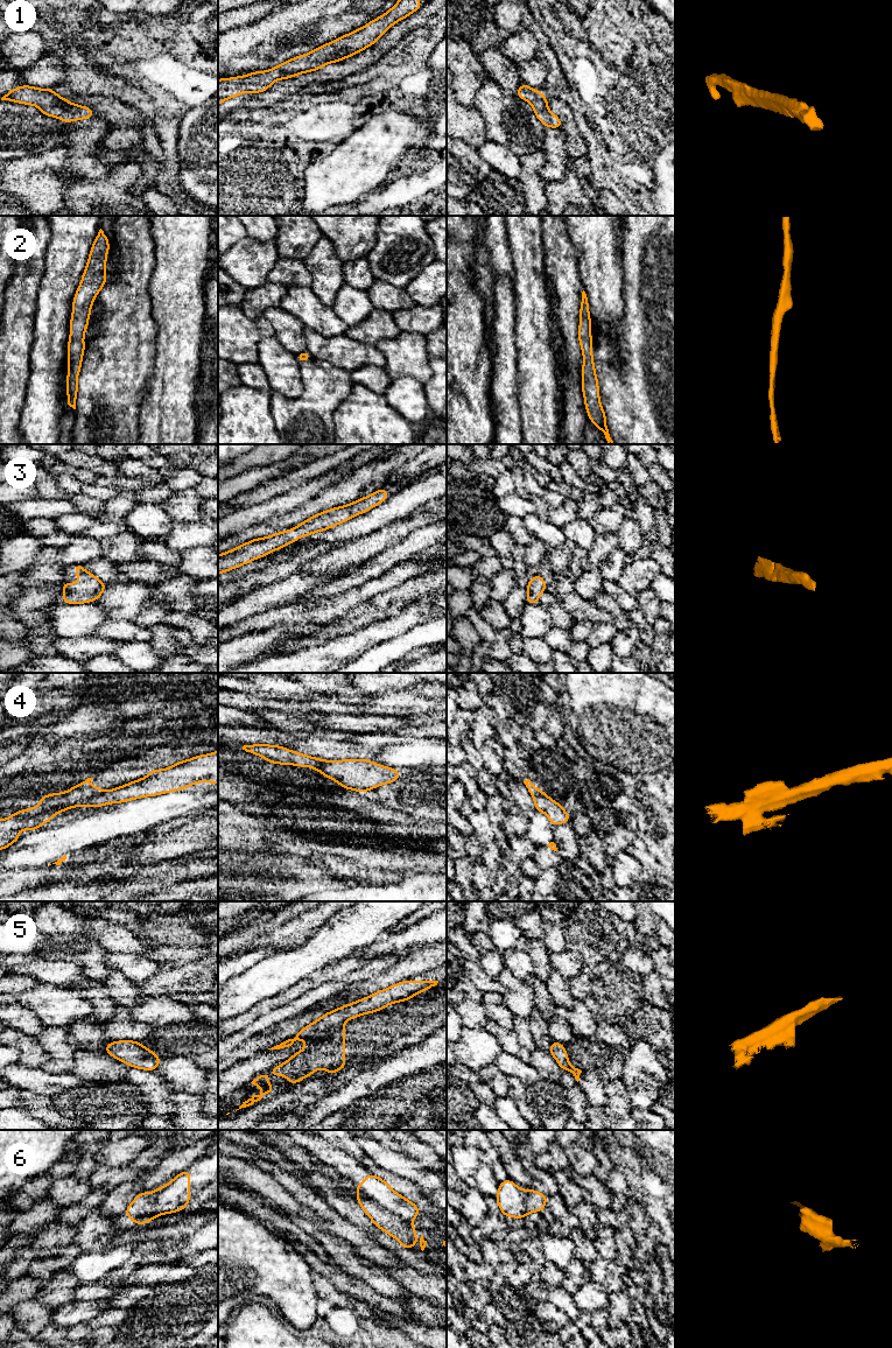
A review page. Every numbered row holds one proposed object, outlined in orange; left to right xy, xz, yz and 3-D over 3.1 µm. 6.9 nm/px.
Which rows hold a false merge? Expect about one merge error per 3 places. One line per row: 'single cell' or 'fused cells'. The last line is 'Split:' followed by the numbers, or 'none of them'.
1: single cell
2: single cell
3: single cell
4: fused cells
5: single cell
6: fused cells
Split: 4, 6

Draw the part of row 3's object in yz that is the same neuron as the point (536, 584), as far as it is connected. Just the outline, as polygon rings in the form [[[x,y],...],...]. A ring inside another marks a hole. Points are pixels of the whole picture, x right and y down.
[[[538,573],[538,575],[529,580],[527,583],[528,594],[526,596],[527,604],[538,604],[539,596],[547,590],[547,585],[542,576]]]

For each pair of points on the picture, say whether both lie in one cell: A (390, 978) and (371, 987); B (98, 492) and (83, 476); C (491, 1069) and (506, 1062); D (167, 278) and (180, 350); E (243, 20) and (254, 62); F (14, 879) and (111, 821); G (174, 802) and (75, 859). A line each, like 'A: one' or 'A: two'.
A: one
B: two
C: two
D: one
E: two
F: two
G: two

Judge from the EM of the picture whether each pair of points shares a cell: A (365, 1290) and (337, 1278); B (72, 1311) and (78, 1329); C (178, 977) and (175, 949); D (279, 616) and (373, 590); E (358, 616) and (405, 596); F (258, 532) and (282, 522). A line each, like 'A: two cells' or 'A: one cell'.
A: one cell
B: two cells
C: two cells
D: one cell
E: one cell
F: one cell

